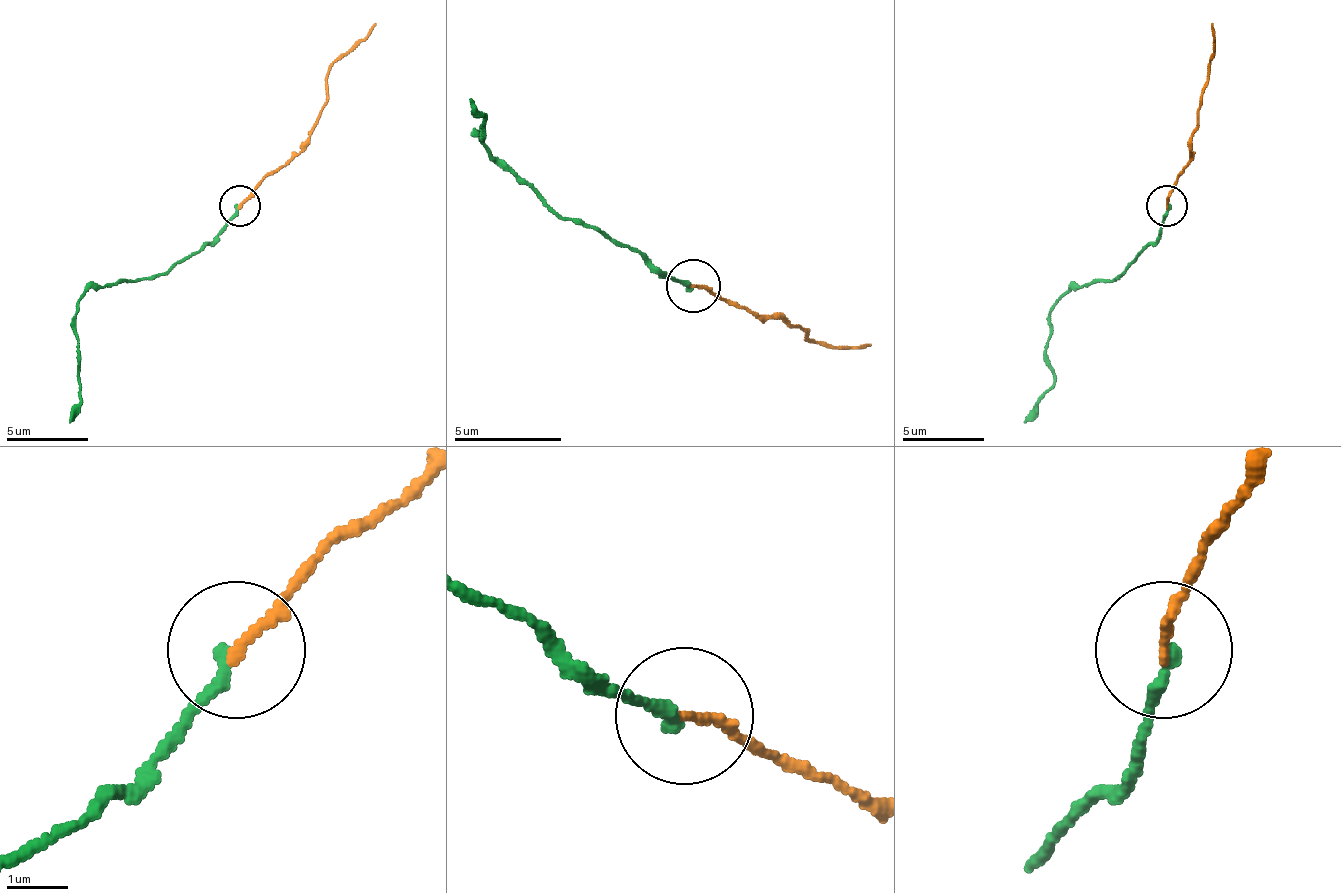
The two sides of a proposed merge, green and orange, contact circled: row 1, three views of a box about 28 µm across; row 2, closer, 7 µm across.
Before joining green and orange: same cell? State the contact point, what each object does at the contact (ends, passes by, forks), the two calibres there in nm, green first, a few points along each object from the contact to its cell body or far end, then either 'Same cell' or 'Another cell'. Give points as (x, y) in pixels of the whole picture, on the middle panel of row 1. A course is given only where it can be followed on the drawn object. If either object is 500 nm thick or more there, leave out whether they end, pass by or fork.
Place: (693, 286). At the ring green ends. At the ring orange ends. Thickness 200 nm (green) against 160 nm. Course of green: (692, 287), (665, 276), (595, 228), (558, 217), (483, 147), (477, 131), (483, 126), (483, 137), (472, 99). Course of orange: (692, 287), (773, 314), (805, 330), (805, 341), (869, 346). Same cell

